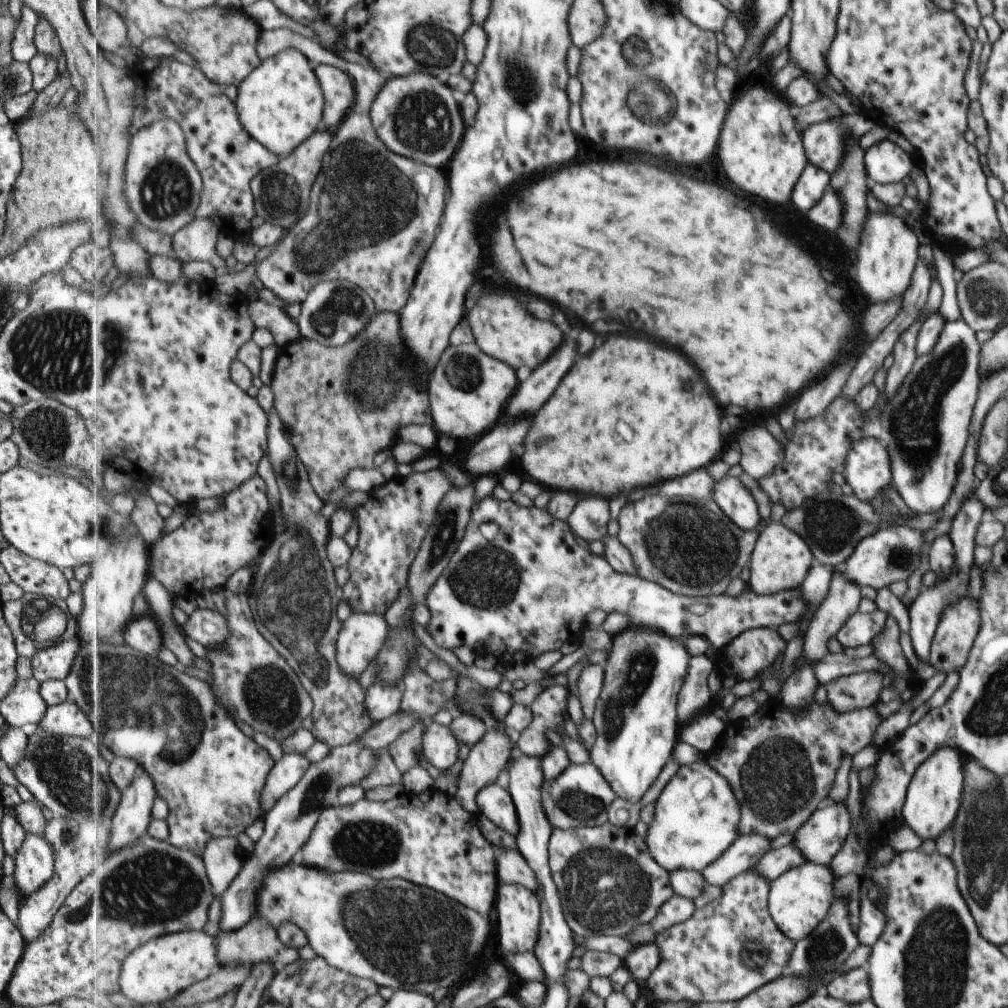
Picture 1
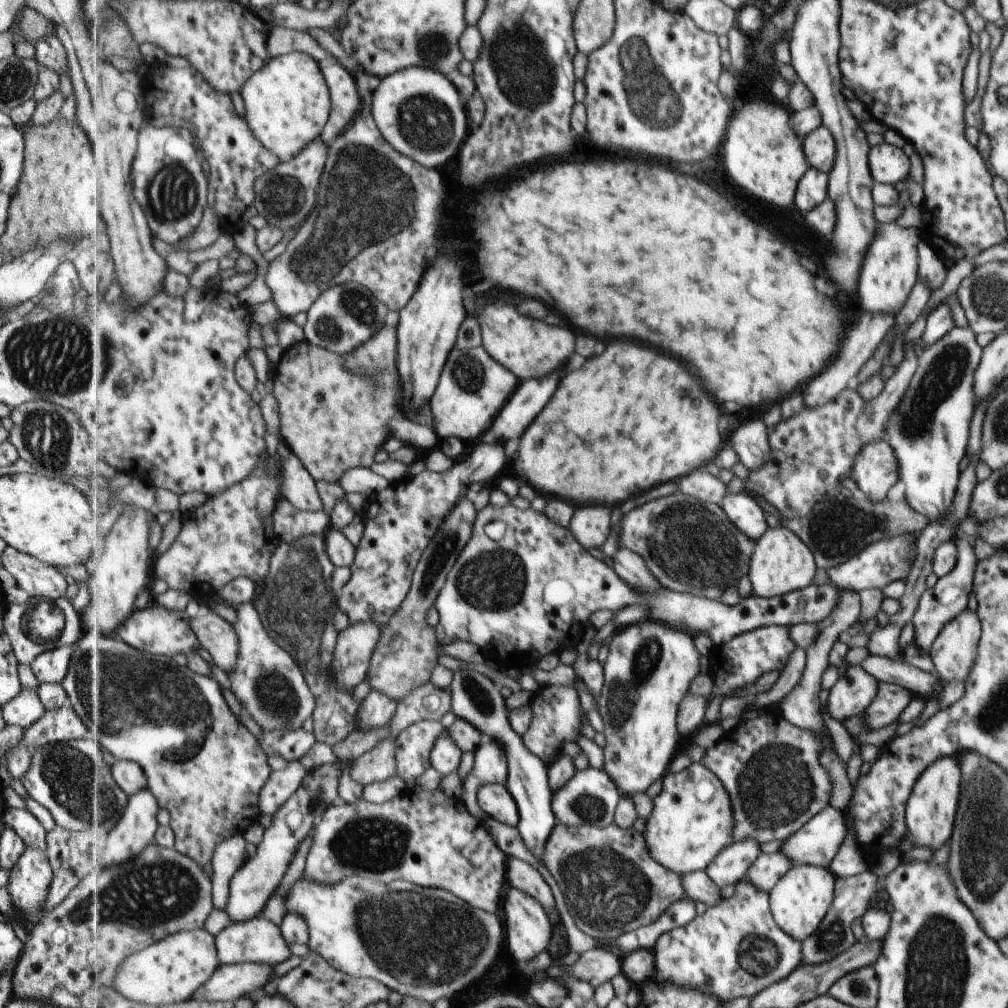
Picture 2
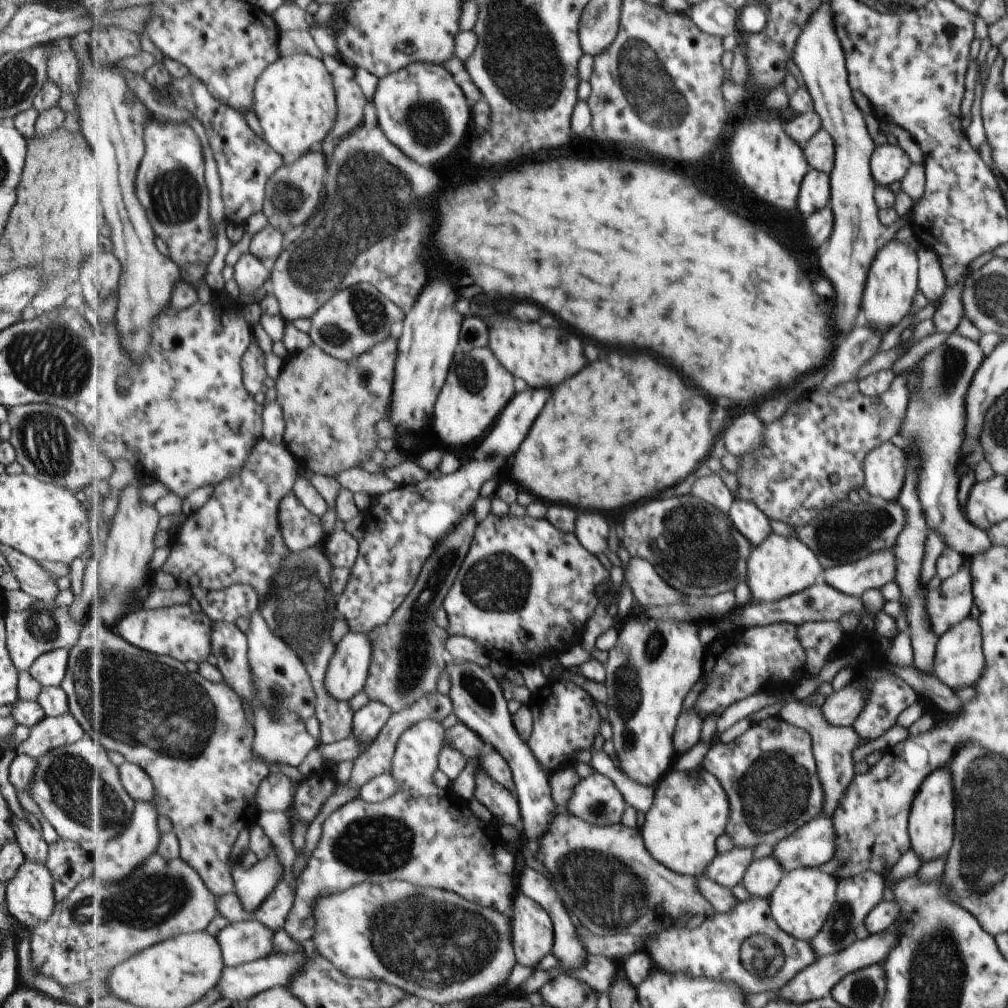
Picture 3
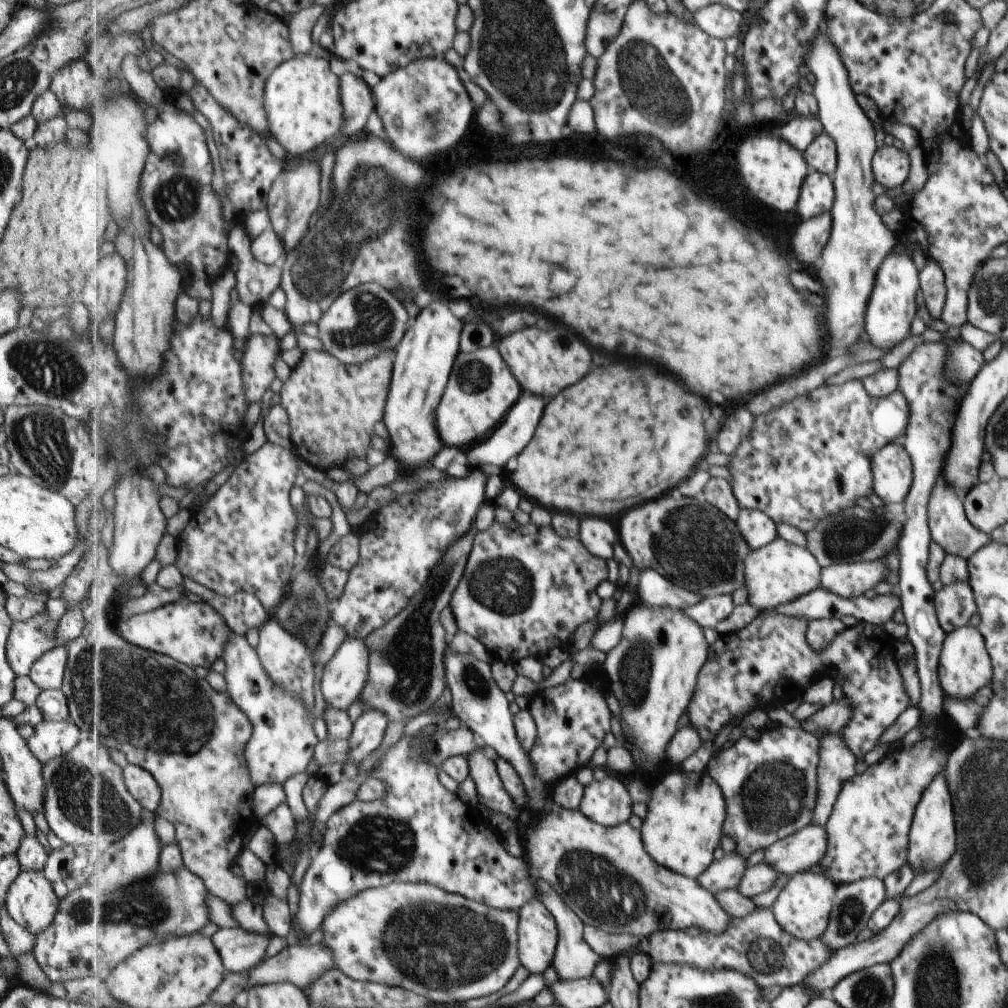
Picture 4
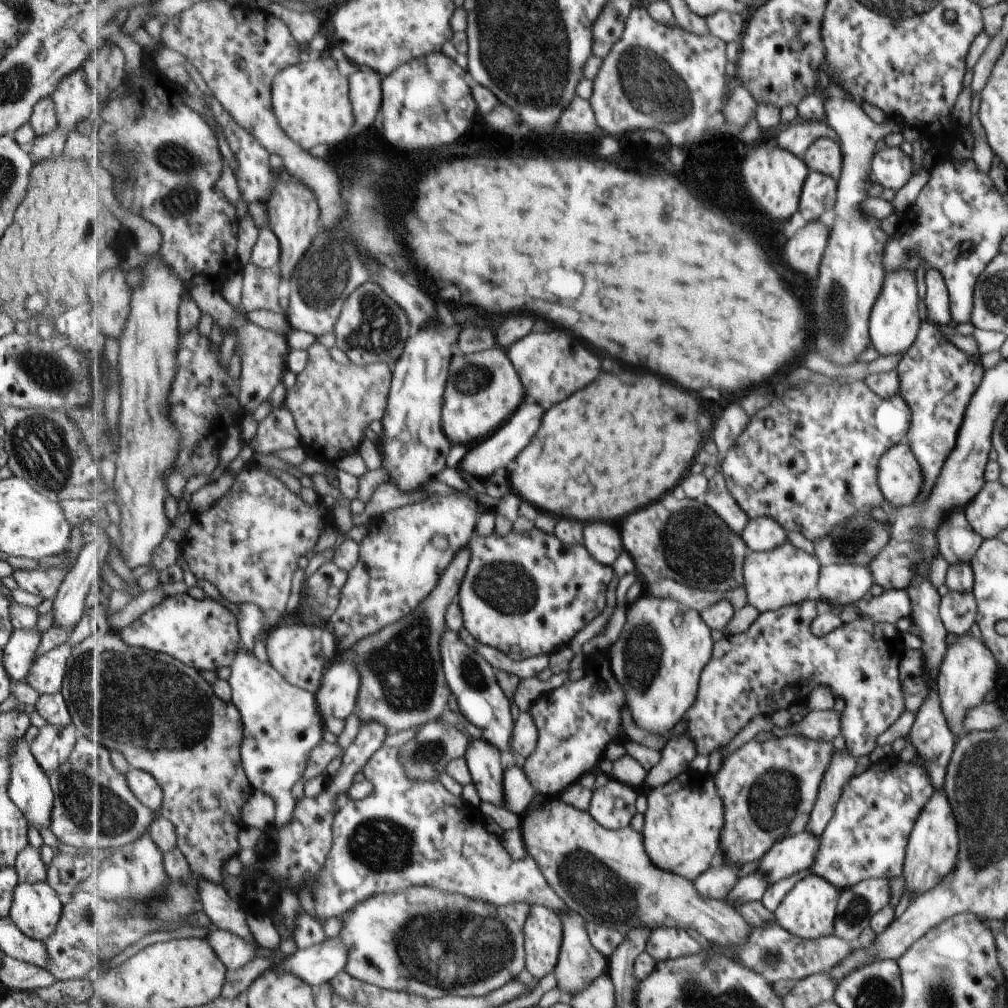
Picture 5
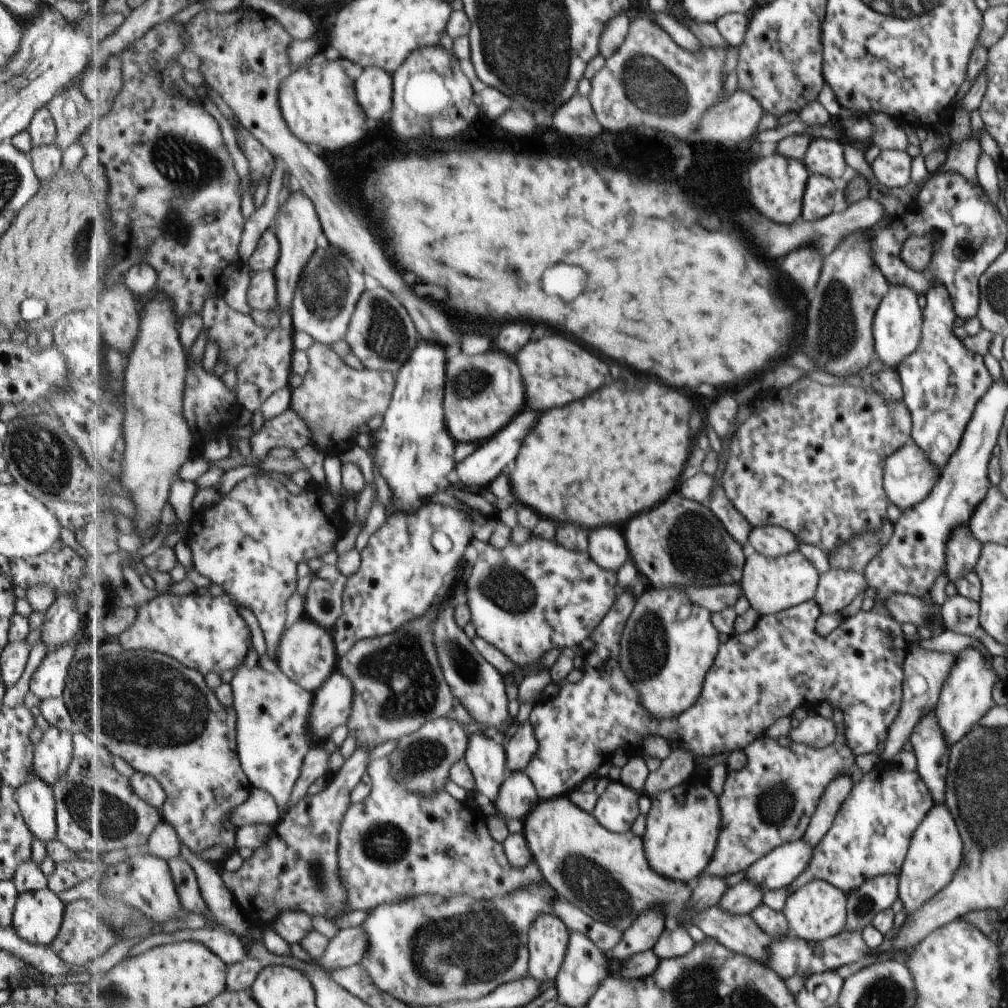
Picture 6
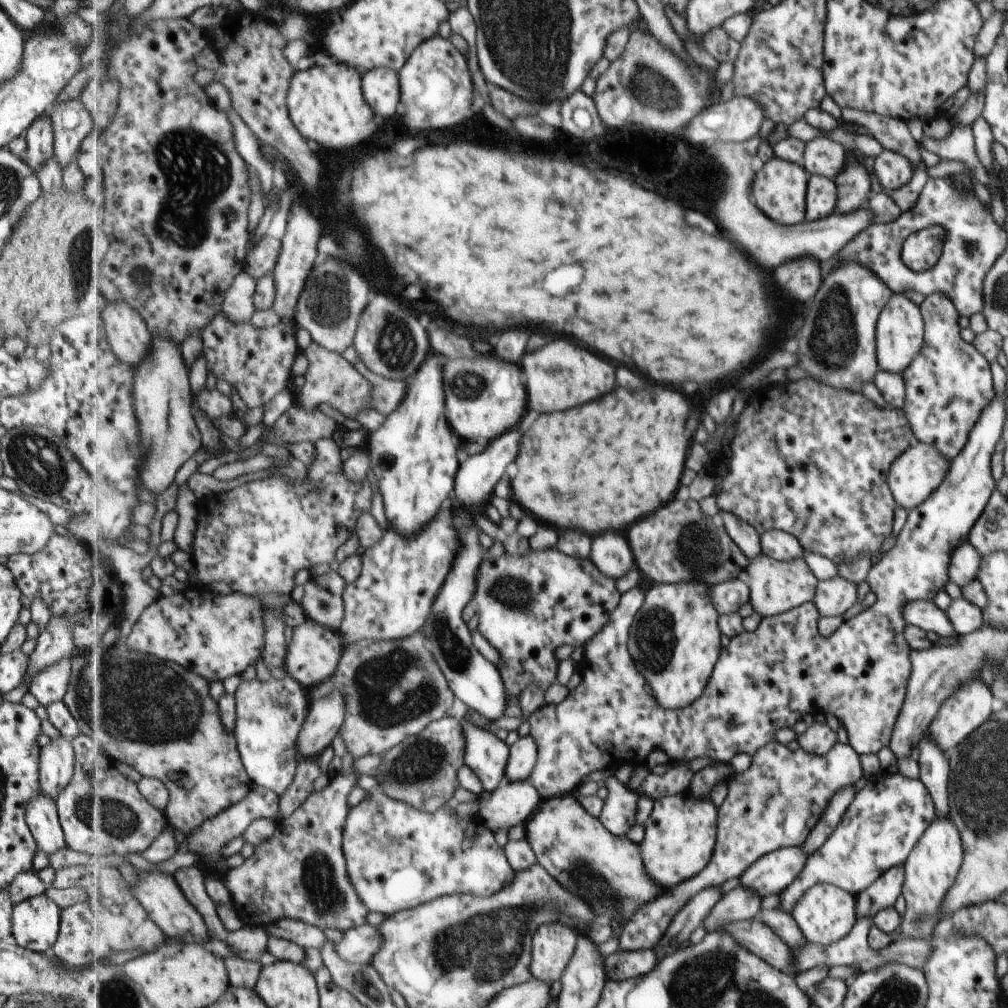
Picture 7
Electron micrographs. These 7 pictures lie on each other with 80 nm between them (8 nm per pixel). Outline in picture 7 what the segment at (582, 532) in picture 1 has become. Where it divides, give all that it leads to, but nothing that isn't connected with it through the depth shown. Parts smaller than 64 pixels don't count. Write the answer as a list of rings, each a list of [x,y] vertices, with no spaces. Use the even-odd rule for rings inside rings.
[[[607,532],[595,538],[590,559],[603,574],[617,580],[630,569],[636,568],[634,550],[627,537],[617,532]]]

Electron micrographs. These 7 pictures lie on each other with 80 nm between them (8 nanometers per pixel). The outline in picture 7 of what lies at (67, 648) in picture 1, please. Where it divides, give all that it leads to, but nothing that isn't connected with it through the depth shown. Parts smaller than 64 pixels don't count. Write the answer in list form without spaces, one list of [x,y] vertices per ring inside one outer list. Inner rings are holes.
[[[70,659],[60,660],[37,673],[27,692],[31,693],[41,707],[61,701],[68,687],[69,675]]]

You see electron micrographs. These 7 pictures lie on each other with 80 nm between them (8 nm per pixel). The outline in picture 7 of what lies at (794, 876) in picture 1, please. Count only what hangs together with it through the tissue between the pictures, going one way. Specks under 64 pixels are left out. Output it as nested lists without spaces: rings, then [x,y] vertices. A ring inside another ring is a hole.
[[[819,883],[802,894],[802,898],[796,903],[790,915],[796,920],[807,943],[827,946],[845,937],[855,926],[856,900],[853,900],[850,892],[835,885]]]

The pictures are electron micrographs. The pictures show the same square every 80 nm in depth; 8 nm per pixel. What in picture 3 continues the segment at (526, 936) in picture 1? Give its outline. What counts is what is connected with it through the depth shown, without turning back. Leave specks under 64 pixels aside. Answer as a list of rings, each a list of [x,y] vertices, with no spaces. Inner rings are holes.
[[[517,892],[513,918],[514,949],[519,964],[539,966],[547,954],[554,952],[554,920],[535,899]]]

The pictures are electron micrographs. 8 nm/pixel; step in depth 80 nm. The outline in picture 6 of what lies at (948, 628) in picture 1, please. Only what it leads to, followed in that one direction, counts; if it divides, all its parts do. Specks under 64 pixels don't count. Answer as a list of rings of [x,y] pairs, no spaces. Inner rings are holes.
[[[966,647],[954,655],[956,660],[948,677],[943,681],[934,708],[935,718],[937,718],[949,746],[965,737],[973,726],[981,721],[982,716],[993,705],[993,686],[999,681],[991,665],[985,663],[987,660],[983,659],[977,649]]]

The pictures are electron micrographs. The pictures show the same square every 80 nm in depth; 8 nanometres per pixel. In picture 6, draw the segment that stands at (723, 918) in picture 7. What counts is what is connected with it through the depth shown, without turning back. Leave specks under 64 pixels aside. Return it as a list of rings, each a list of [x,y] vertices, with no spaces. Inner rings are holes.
[[[742,880],[728,888],[719,906],[734,915],[751,915],[761,904],[763,891],[753,881]]]

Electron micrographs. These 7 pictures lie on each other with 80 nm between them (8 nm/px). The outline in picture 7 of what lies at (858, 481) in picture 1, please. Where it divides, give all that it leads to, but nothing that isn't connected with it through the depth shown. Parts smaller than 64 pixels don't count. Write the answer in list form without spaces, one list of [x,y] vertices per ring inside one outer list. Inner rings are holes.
[[[916,442],[892,463],[887,484],[894,501],[905,510],[915,509],[942,484],[951,468],[951,460],[944,457],[933,445]]]

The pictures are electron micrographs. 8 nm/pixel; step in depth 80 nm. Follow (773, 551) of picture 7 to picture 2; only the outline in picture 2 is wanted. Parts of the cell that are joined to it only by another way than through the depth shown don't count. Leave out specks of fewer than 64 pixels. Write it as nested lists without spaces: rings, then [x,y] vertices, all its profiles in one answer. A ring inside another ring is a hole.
[[[746,492],[728,494],[721,505],[728,517],[749,538],[757,540],[768,527],[763,519],[763,511],[755,498]]]

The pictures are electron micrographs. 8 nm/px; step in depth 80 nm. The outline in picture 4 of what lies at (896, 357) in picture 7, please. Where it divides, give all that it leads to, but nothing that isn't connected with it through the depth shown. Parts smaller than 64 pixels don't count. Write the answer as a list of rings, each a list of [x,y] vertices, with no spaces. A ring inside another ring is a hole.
[[[891,250],[882,260],[874,282],[869,304],[865,314],[865,337],[881,350],[888,351],[891,347],[905,340],[911,332],[911,320],[915,316],[915,292],[917,292],[917,270],[905,252]]]

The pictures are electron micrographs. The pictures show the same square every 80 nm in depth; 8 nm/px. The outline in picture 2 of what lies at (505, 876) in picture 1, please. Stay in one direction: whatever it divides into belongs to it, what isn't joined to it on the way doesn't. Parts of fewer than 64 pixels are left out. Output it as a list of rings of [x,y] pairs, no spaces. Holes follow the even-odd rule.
[[[515,857],[508,858],[507,866],[507,885],[533,895],[546,907],[552,925],[559,927],[561,925],[561,916],[559,916],[559,910],[557,910],[557,902],[555,902],[551,886],[541,876],[541,872],[537,868],[533,868],[531,864],[527,864],[527,862]]]

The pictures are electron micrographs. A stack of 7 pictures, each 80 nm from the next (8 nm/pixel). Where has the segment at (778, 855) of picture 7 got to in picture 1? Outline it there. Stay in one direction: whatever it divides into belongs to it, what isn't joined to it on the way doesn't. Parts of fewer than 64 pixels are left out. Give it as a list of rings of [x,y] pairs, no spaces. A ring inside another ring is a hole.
[[[828,802],[820,805],[792,835],[791,844],[800,851],[805,861],[828,867],[850,826],[845,804]]]

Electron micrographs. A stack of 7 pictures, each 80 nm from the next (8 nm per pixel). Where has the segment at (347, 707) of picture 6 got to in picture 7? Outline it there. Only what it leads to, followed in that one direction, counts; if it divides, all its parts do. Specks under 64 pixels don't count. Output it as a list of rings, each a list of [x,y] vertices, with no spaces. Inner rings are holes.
[[[338,691],[312,700],[297,741],[299,760],[316,758],[325,748],[329,748],[340,734],[345,717],[346,704]]]

